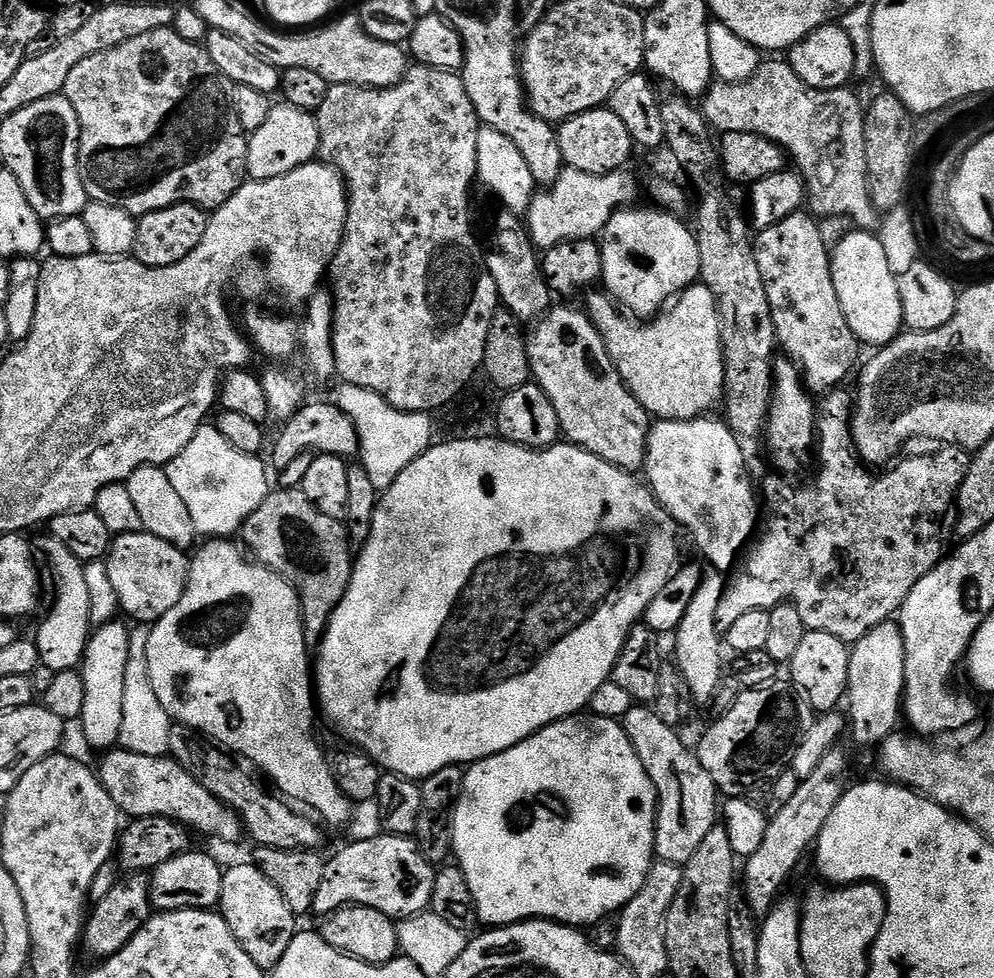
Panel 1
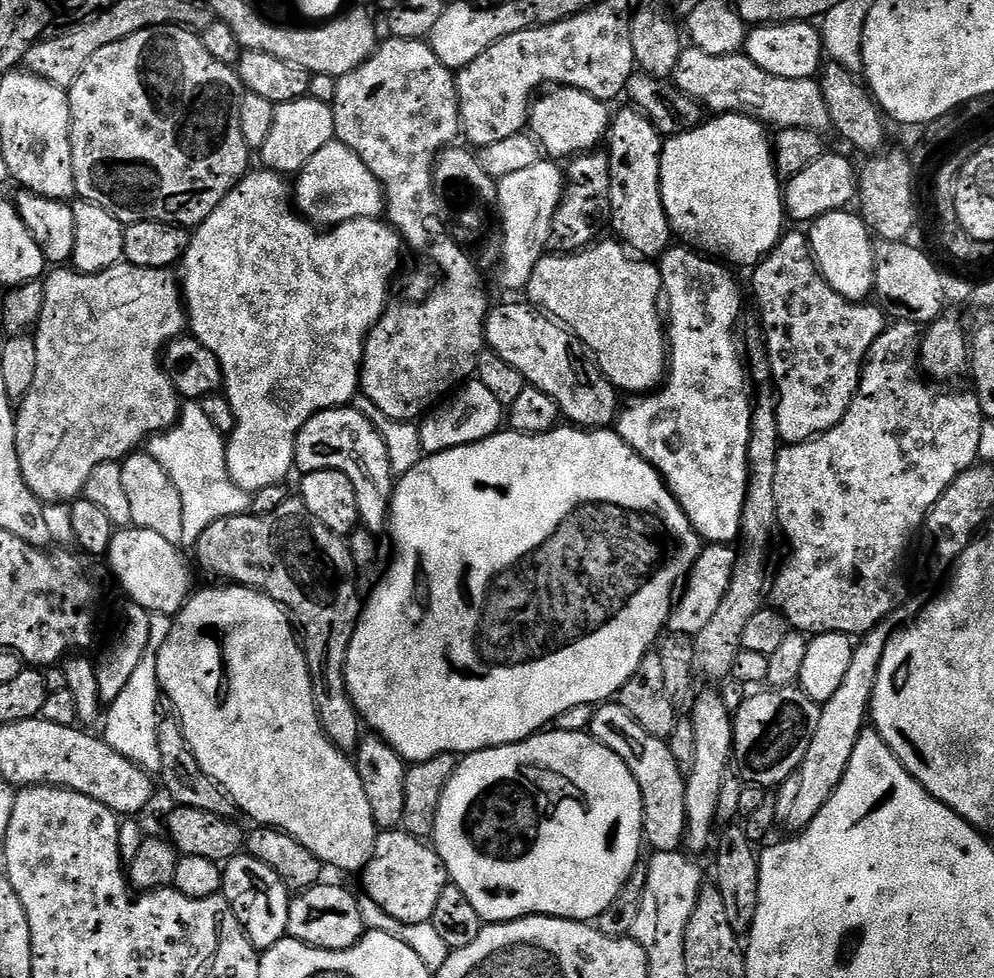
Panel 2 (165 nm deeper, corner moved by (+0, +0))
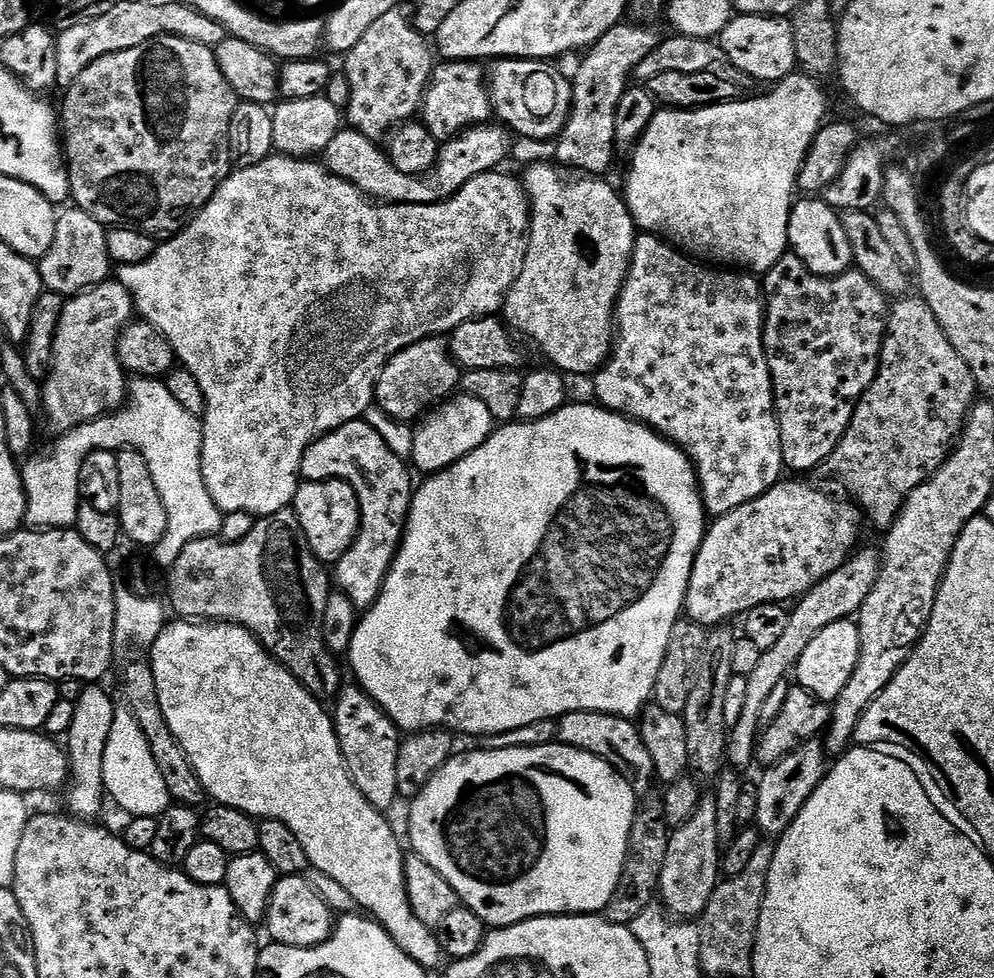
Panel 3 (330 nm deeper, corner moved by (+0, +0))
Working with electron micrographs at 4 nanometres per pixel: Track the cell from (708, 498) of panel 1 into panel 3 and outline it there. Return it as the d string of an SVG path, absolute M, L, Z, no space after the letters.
M637 235L632 264L614 309L612 354L590 383L599 407L648 425L685 452L696 469L704 507L713 517L738 510L785 475L776 399L764 357L762 284L755 275L709 266L661 237Z

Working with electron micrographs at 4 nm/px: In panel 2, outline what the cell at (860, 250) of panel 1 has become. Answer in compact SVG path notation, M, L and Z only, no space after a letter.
M855 211L831 212L811 221L810 247L820 273L828 285L838 294L853 302L864 302L873 295L874 282L874 236Z

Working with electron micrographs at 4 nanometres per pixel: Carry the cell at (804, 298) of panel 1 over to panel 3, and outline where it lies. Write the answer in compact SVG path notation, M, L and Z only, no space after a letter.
M789 250L785 252L778 262L769 272L762 276L762 303L764 305L764 357L770 370L772 379L772 389L776 399L776 420L780 424L780 437L782 438L782 458L784 467L789 473L804 474L800 472L812 472L815 468L819 469L830 458L830 454L838 446L838 442L846 434L850 426L850 418L854 418L854 410L857 402L866 394L866 390L874 382L876 371L880 369L880 348L884 344L884 329L890 311L889 301L884 293L866 278L858 270L843 272L840 276L819 276L814 274L800 259L795 252Z

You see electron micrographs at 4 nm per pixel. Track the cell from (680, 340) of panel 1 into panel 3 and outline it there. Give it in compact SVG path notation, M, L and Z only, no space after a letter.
M552 162L527 165L523 172L522 183L524 192L528 195L528 206L530 209L528 235L526 237L526 247L522 253L522 259L516 274L516 281L510 285L504 298L502 316L513 333L519 334L521 332L522 335L529 336L544 351L544 356L548 359L545 361L551 367L567 374L569 377L585 376L585 378L588 378L599 372L600 367L607 364L611 357L612 345L614 343L614 309L620 297L620 287L623 286L624 279L628 276L628 267L632 264L632 251L636 245L638 229L636 223L632 221L632 215L628 212L627 204L624 203L623 195L617 189L615 192L607 184L607 179L580 174L577 175L578 178L575 180L572 177L575 175L569 174L563 167L557 166Z

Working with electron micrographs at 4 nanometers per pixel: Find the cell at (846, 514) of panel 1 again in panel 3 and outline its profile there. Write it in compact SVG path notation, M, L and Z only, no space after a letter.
M916 294L897 299L891 305L884 329L880 369L866 394L857 402L854 418L850 418L846 434L822 465L823 471L828 471L846 491L856 492L859 507L867 515L869 512L873 522L881 524L881 529L891 528L904 499L948 459L948 453L964 431L976 394L978 396L978 387L970 367L946 338L927 302Z

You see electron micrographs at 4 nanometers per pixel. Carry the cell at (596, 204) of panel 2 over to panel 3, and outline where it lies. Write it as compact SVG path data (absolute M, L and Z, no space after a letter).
M621 22L606 30L606 34L583 53L584 61L577 66L576 76L571 77L572 109L566 126L555 139L557 165L597 178L608 174L604 172L611 170L612 159L618 151L614 130L618 123L618 102L622 102L628 91L638 62L656 49L661 39L662 33L656 26Z

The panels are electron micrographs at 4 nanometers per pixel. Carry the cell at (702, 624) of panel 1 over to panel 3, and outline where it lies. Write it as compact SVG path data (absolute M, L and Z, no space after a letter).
M704 794L692 817L685 824L677 824L671 829L666 858L660 867L659 903L673 917L699 918L721 880L722 841L718 834L718 806L715 795Z

